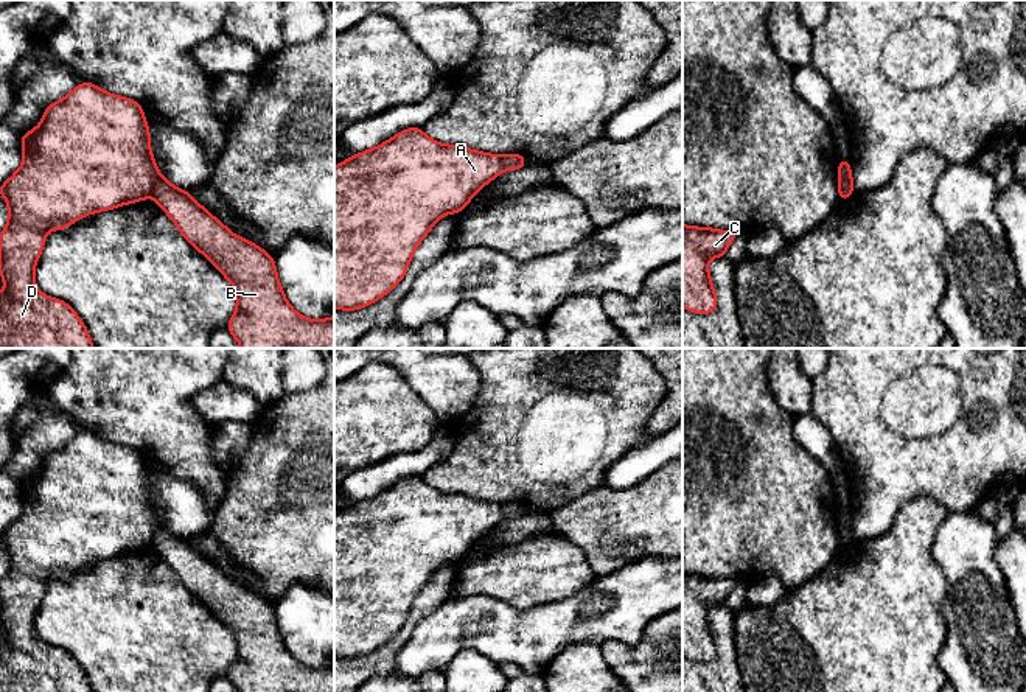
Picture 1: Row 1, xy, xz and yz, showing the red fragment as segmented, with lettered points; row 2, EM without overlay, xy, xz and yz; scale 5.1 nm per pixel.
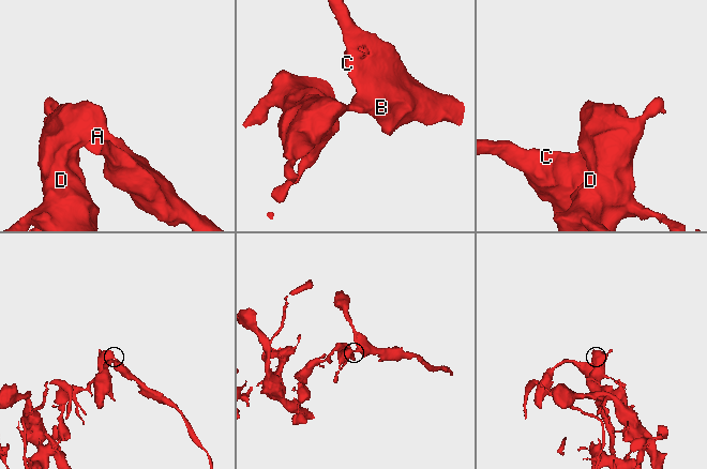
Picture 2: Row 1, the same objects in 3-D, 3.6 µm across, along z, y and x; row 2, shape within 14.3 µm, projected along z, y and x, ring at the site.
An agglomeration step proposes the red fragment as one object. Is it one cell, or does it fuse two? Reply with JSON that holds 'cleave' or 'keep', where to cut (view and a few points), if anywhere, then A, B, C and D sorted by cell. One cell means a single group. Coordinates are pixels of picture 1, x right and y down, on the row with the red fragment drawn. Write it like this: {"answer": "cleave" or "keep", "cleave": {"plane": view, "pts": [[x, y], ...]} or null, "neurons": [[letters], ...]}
{"answer": "cleave", "cleave": {"plane": "xy", "pts": [[160, 176], [150, 195]]}, "neurons": [["A", "D"], ["B", "C"]]}

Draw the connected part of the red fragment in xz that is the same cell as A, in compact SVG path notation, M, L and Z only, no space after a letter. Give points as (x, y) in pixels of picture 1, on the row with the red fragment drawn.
M421 128L404 129L334 166L334 308L361 309L387 295L406 275L415 249L432 225L448 213L460 213L502 171L502 156L438 143Z

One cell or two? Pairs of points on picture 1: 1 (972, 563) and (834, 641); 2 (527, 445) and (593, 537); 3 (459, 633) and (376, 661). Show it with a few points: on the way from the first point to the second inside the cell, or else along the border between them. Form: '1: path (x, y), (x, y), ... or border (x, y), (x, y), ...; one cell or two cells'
1: border (931, 543), (931, 557), (947, 583), (942, 613); two cells
2: border (600, 485), (549, 512); two cells
3: border (417, 624), (411, 638), (397, 653), (397, 672); two cells

